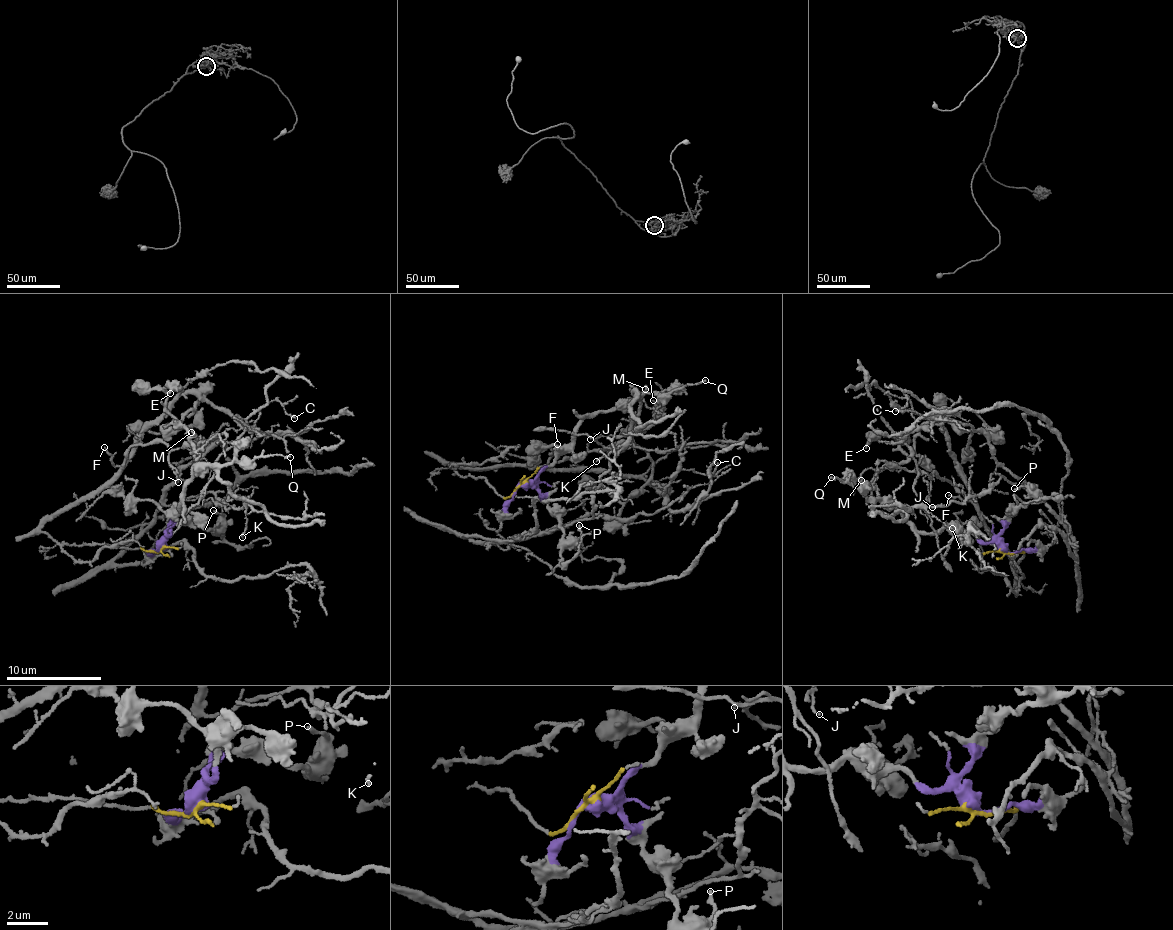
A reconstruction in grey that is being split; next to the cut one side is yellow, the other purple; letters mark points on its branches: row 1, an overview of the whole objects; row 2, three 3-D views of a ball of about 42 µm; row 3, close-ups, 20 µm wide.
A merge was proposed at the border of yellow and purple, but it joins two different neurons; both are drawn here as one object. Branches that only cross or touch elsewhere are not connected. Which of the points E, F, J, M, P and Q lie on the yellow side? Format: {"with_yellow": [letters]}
{"with_yellow": ["F", "J"]}

